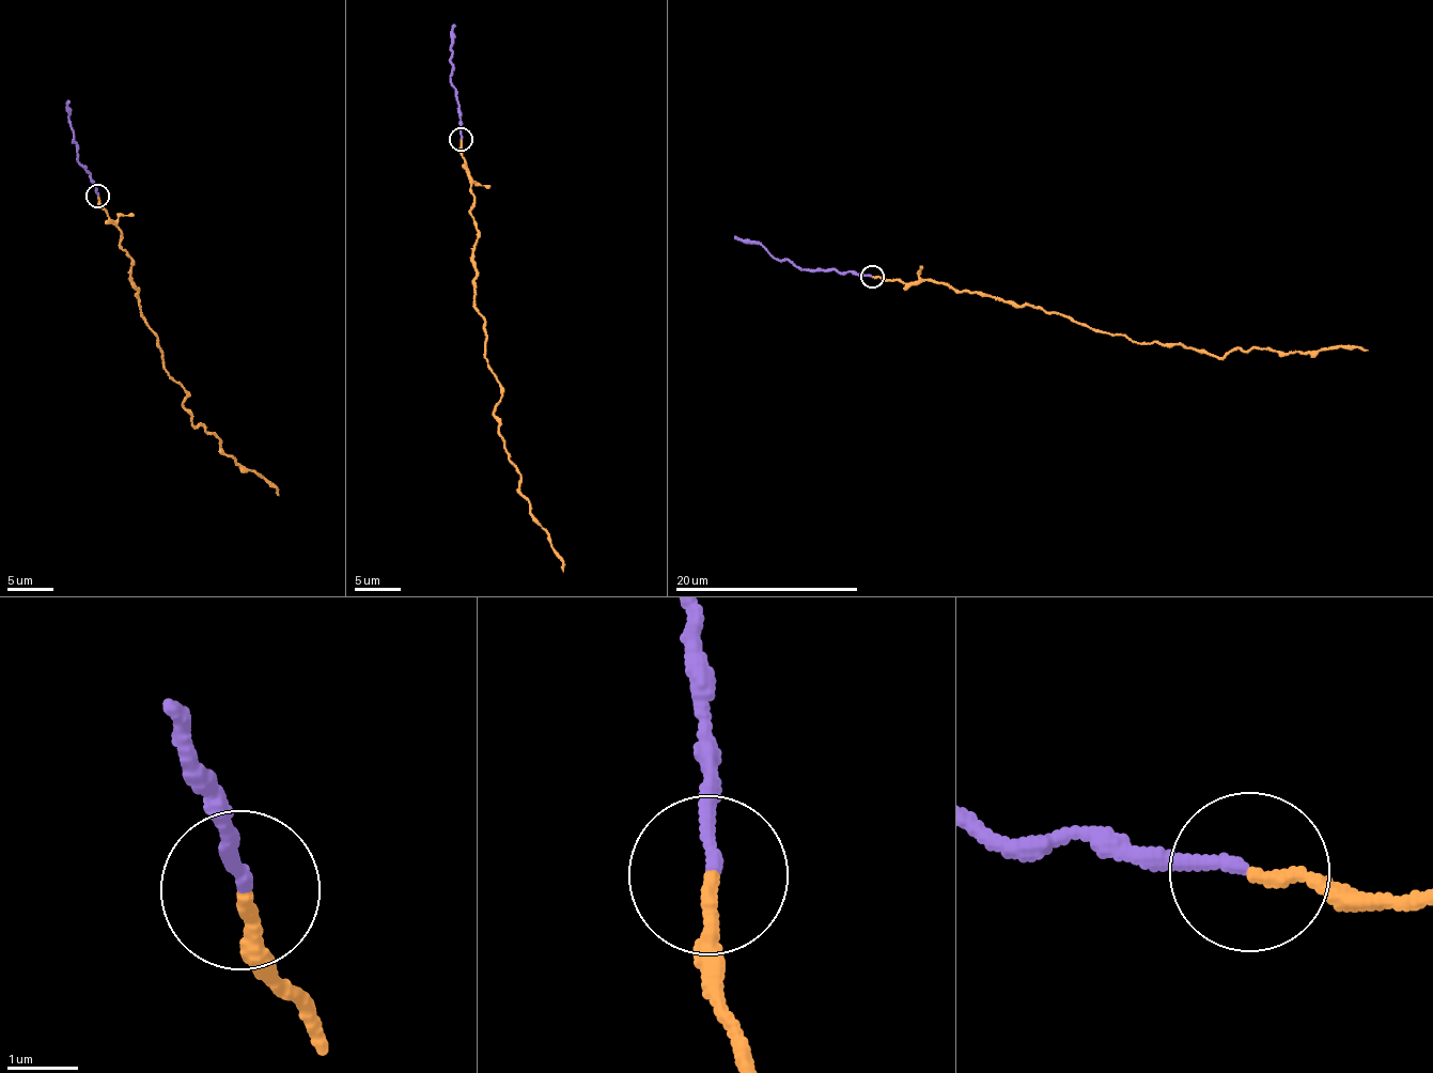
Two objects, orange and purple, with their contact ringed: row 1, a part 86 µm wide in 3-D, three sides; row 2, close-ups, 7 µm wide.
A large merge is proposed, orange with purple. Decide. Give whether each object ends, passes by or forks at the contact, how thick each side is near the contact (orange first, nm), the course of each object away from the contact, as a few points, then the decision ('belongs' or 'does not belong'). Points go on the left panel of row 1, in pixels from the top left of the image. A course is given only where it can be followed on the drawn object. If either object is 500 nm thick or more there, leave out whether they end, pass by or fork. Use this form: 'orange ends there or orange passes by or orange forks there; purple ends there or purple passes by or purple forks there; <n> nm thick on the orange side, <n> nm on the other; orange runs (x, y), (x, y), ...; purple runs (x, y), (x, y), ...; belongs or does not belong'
orange ends there; purple ends there; 170 nm thick on the orange side, 170 nm on the other; orange runs (98, 196), (131, 259), (140, 314), (156, 332), (164, 369), (188, 395), (184, 405), (192, 423), (278, 495); purple runs (98, 196), (78, 158), (66, 109), (69, 99); belongs

